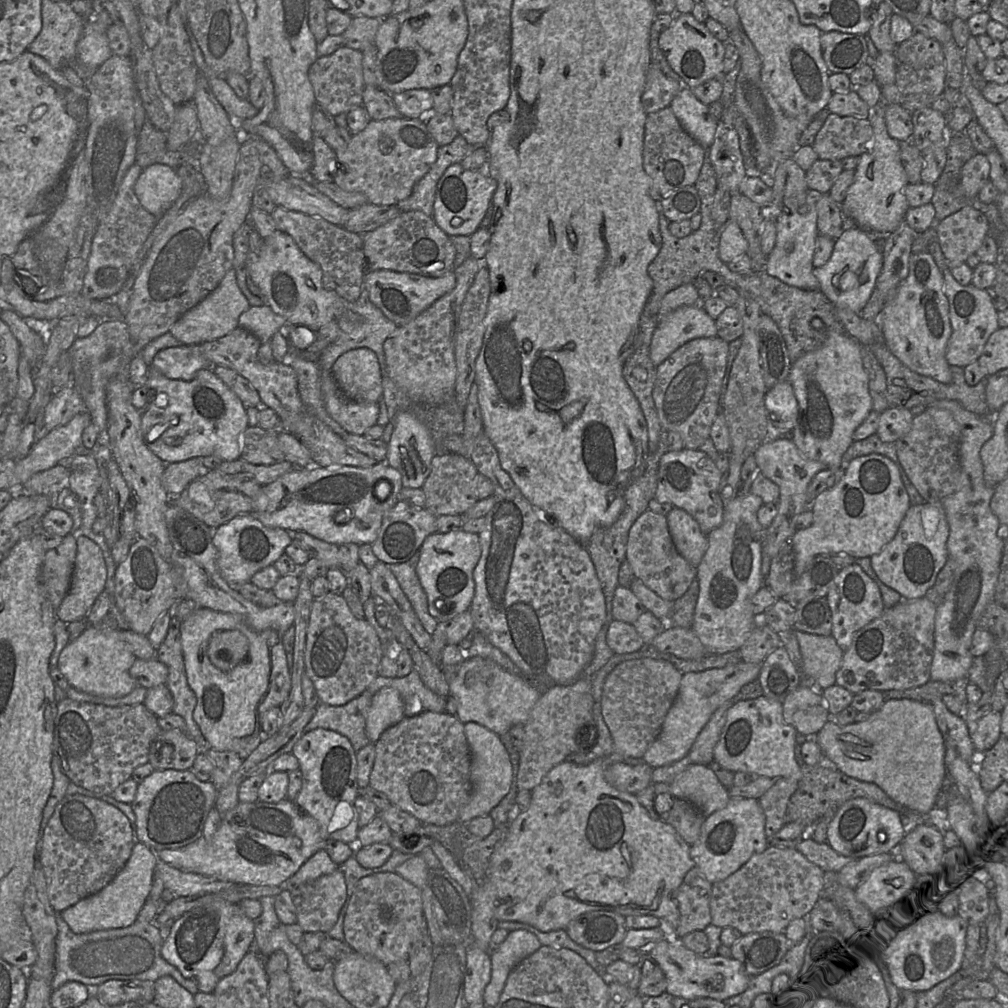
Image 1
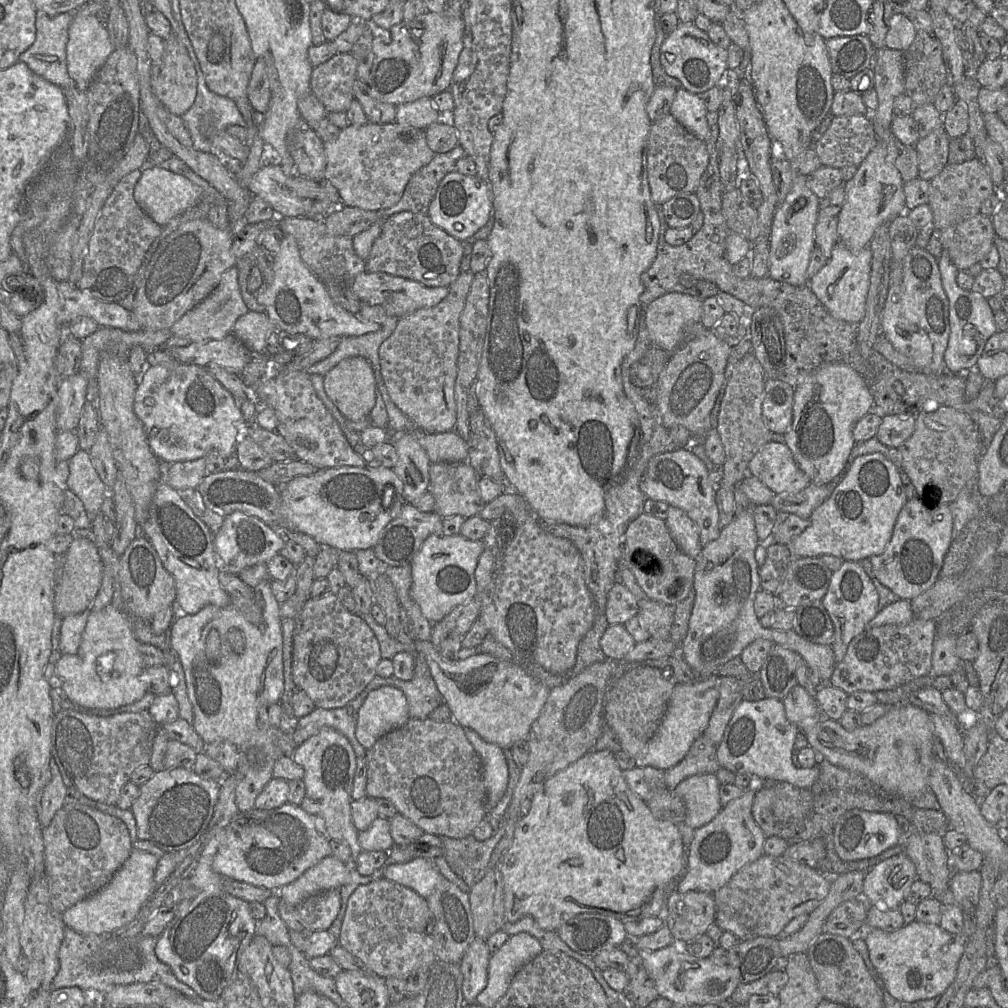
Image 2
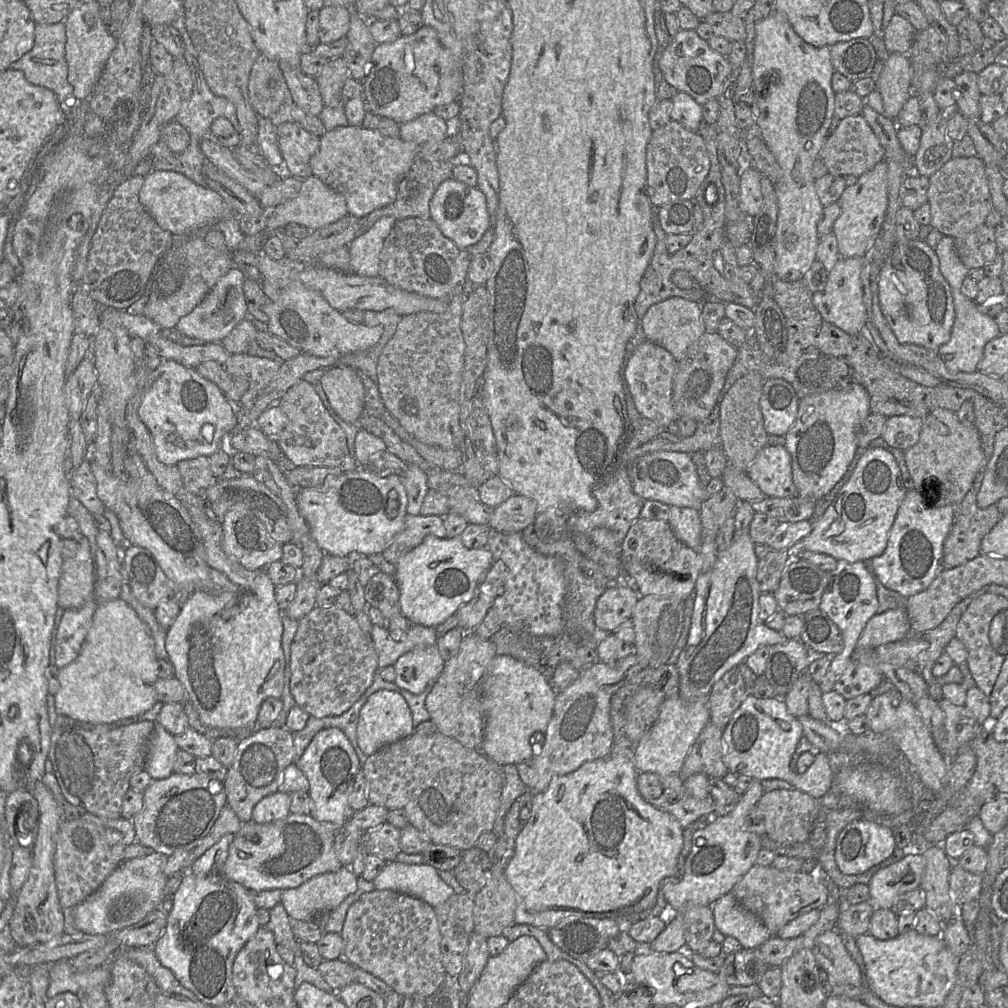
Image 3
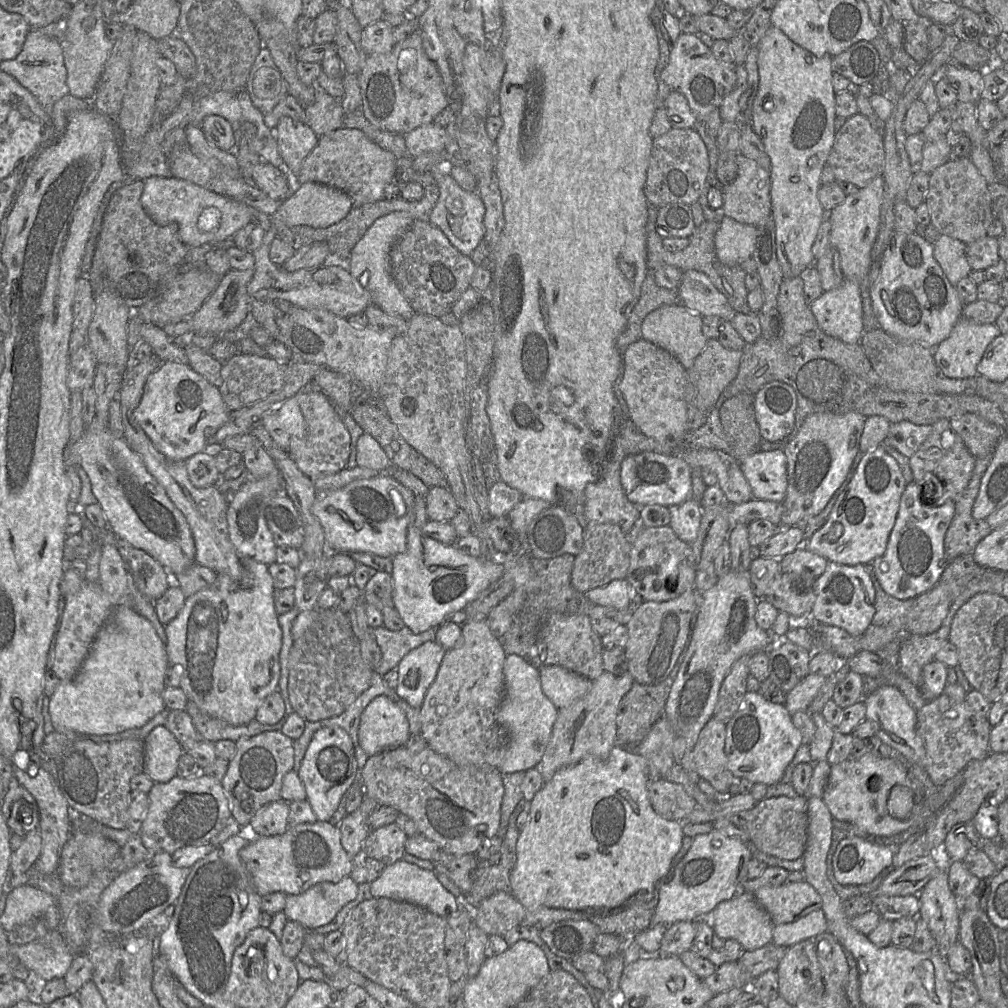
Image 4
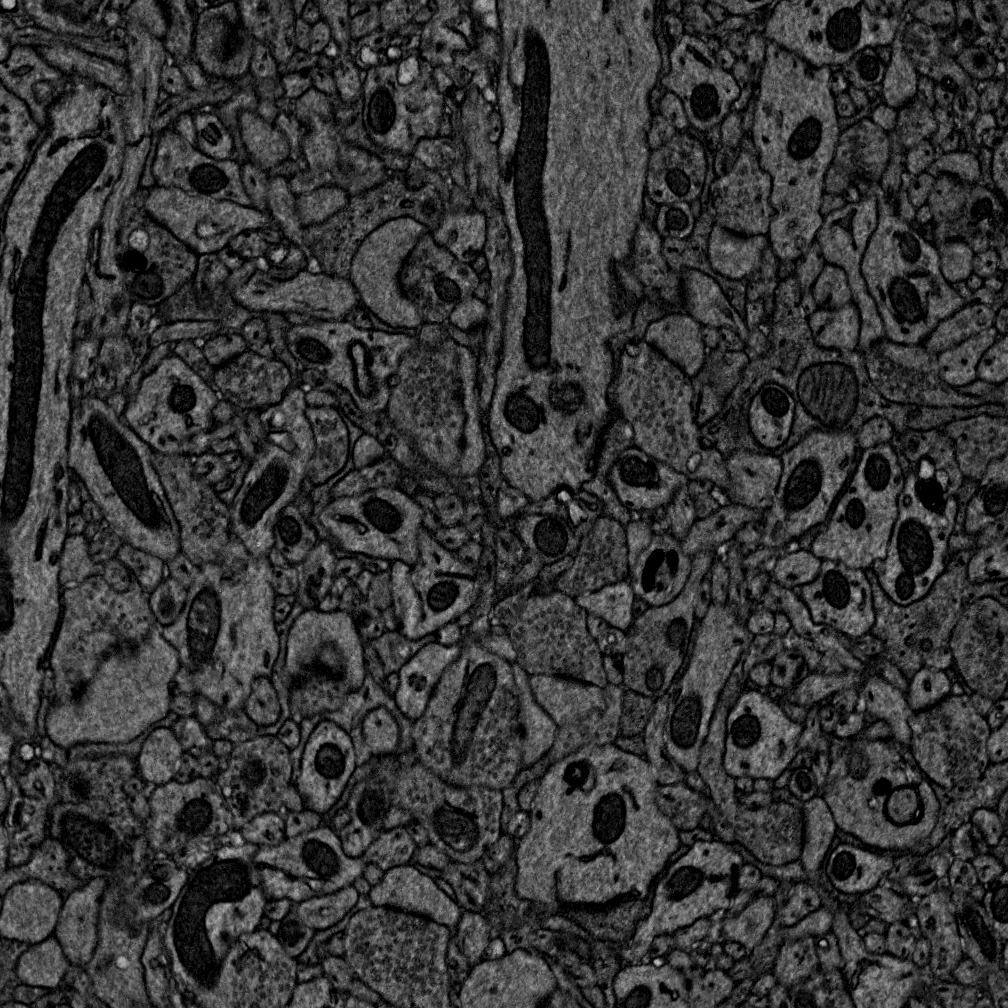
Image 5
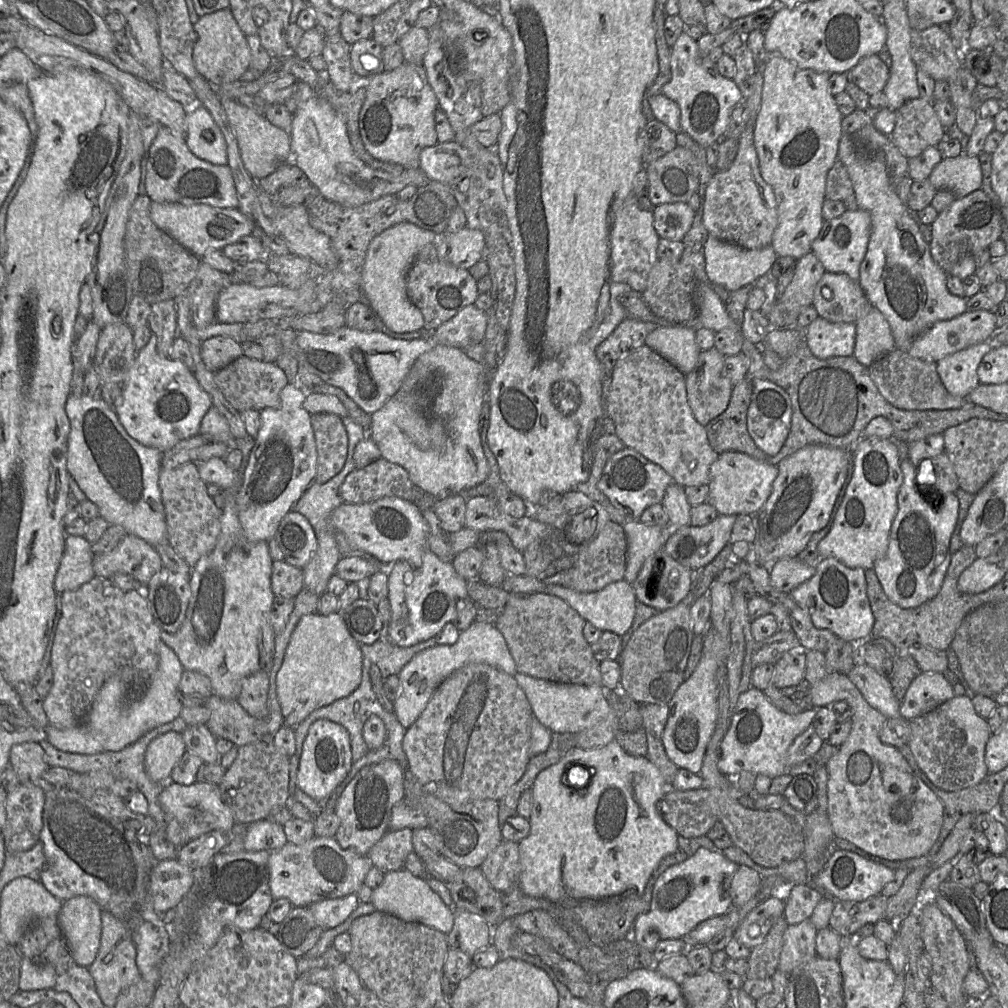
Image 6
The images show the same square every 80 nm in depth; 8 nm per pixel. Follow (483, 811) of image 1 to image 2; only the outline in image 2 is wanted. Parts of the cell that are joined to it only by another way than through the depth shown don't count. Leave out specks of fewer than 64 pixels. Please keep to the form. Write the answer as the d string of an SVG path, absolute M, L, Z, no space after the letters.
M473 729L464 730L466 738L481 760L489 811L497 805L507 788L509 774L506 757L502 748L484 741Z

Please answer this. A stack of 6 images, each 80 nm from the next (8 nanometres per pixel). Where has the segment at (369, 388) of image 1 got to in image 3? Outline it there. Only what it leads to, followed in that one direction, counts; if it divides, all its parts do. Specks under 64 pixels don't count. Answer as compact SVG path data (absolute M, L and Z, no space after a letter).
M347 366L330 367L320 383L337 414L344 421L359 425L365 408L365 389L357 372Z

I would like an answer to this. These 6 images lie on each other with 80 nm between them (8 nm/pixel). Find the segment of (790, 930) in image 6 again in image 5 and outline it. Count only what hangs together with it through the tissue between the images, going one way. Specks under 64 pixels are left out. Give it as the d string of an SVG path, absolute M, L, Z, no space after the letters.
M814 937L786 941L780 947L772 973L777 983L787 989L820 969L814 948Z

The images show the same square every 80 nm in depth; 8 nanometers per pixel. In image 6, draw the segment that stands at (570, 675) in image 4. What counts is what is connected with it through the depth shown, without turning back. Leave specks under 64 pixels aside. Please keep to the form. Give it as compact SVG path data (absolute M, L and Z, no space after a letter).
M518 672L514 678L525 693L534 717L552 733L577 734L602 721L610 712L602 686L557 683Z

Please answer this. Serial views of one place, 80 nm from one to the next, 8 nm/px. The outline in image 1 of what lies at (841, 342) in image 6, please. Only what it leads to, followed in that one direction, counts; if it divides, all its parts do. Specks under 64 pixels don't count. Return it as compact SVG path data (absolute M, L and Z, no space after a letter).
M851 227L842 231L835 240L830 259L820 267L814 267L813 275L819 281L819 291L838 308L860 314L875 289L876 280L883 265L882 250L865 231Z

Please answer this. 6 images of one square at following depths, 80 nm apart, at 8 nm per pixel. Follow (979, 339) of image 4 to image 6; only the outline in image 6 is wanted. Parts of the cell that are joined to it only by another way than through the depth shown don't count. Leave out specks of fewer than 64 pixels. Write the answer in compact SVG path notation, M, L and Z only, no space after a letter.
M986 341L971 345L963 350L947 355L937 362L937 373L946 390L957 397L967 396L980 384L978 366L997 343Z

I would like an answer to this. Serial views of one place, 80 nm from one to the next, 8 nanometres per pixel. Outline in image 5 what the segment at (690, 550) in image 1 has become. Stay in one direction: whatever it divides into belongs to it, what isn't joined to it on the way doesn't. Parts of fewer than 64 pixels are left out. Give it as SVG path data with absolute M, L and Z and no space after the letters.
M680 488L665 508L670 518L670 533L681 541L697 520L695 500L688 494L687 488Z

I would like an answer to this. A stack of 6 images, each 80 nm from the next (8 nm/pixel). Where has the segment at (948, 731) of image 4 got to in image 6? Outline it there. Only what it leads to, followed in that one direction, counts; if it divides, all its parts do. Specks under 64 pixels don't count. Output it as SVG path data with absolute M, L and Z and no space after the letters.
M953 697L934 710L909 721L909 747L919 768L939 789L959 791L981 782L988 774L986 744L991 736L987 719L979 716L969 697Z

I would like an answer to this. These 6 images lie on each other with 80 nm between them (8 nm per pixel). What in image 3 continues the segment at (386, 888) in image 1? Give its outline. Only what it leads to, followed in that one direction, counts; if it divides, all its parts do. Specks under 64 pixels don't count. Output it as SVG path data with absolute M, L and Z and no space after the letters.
M376 890L364 893L348 909L340 933L343 956L348 963L383 980L393 991L404 995L432 995L447 979L441 956L441 934L435 910L421 899L393 891Z

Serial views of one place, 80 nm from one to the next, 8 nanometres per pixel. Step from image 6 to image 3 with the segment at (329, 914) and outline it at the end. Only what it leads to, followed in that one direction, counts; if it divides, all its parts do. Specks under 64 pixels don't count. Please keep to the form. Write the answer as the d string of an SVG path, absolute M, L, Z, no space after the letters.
M341 867L337 871L316 875L295 888L282 890L281 902L291 919L315 921L321 914L329 914L336 909L345 898L357 890L358 877L349 867Z

